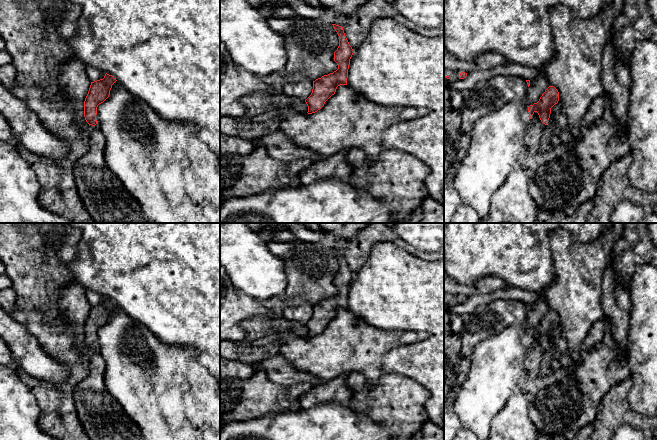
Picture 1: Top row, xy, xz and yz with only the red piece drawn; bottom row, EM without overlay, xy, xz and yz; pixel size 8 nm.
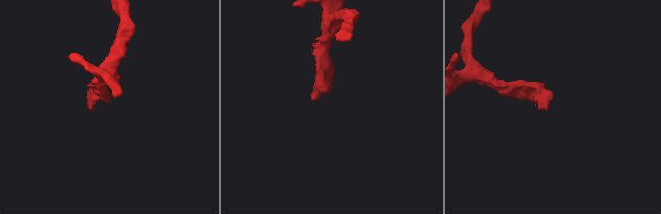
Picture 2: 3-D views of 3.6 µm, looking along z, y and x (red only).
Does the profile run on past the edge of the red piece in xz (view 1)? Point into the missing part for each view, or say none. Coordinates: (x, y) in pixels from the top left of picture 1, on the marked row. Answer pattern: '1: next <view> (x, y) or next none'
1: next none

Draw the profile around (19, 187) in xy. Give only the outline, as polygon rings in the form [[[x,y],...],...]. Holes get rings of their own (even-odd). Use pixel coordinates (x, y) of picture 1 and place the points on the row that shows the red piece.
[[[0,142],[0,223],[73,223],[42,208],[38,202],[40,184],[35,172],[13,145]]]

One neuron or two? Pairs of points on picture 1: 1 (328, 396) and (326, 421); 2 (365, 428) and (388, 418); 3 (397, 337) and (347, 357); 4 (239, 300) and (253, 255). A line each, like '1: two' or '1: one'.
1: two
2: two
3: one
4: two

